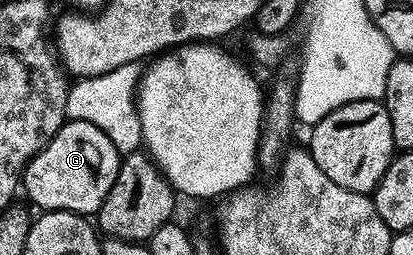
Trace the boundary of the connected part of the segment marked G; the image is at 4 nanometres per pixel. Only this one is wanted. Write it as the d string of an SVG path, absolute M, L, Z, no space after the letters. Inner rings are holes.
M66 121L60 132L26 166L23 194L34 207L46 210L69 210L82 216L96 215L121 167L122 155L111 140L93 123Z

